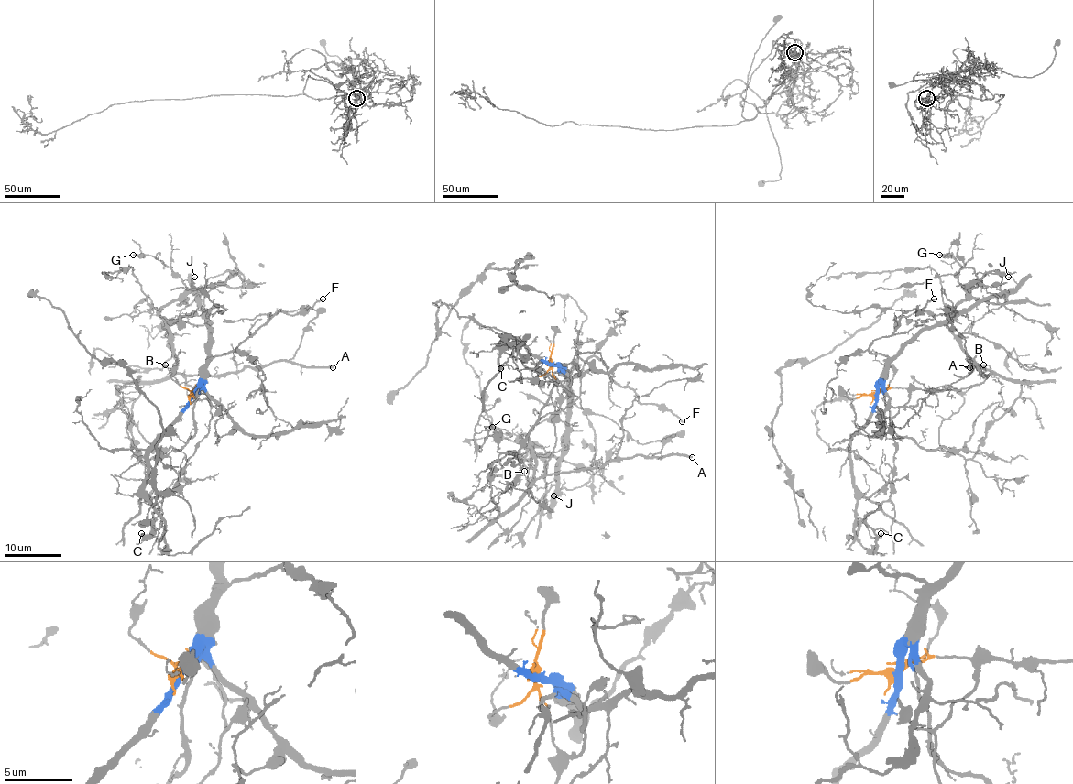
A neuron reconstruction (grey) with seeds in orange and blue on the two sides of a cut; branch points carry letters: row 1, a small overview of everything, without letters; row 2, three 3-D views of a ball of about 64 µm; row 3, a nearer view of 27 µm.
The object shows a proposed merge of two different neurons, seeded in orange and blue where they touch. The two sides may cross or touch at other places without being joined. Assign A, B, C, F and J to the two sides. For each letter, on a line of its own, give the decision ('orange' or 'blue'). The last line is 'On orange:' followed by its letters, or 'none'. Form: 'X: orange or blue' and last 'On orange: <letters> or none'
A: orange
B: orange
C: blue
F: blue
J: blue
On orange: A, B

